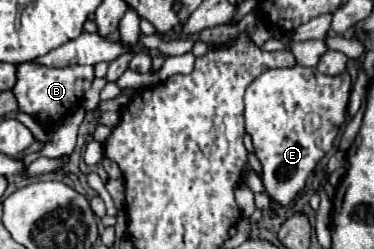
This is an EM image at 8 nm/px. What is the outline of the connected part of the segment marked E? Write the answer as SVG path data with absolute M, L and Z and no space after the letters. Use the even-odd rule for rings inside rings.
M314 67L268 69L250 83L244 95L246 131L252 137L254 155L262 163L264 195L286 207L306 187L316 163L334 147L340 125L346 121L350 75L322 75Z

